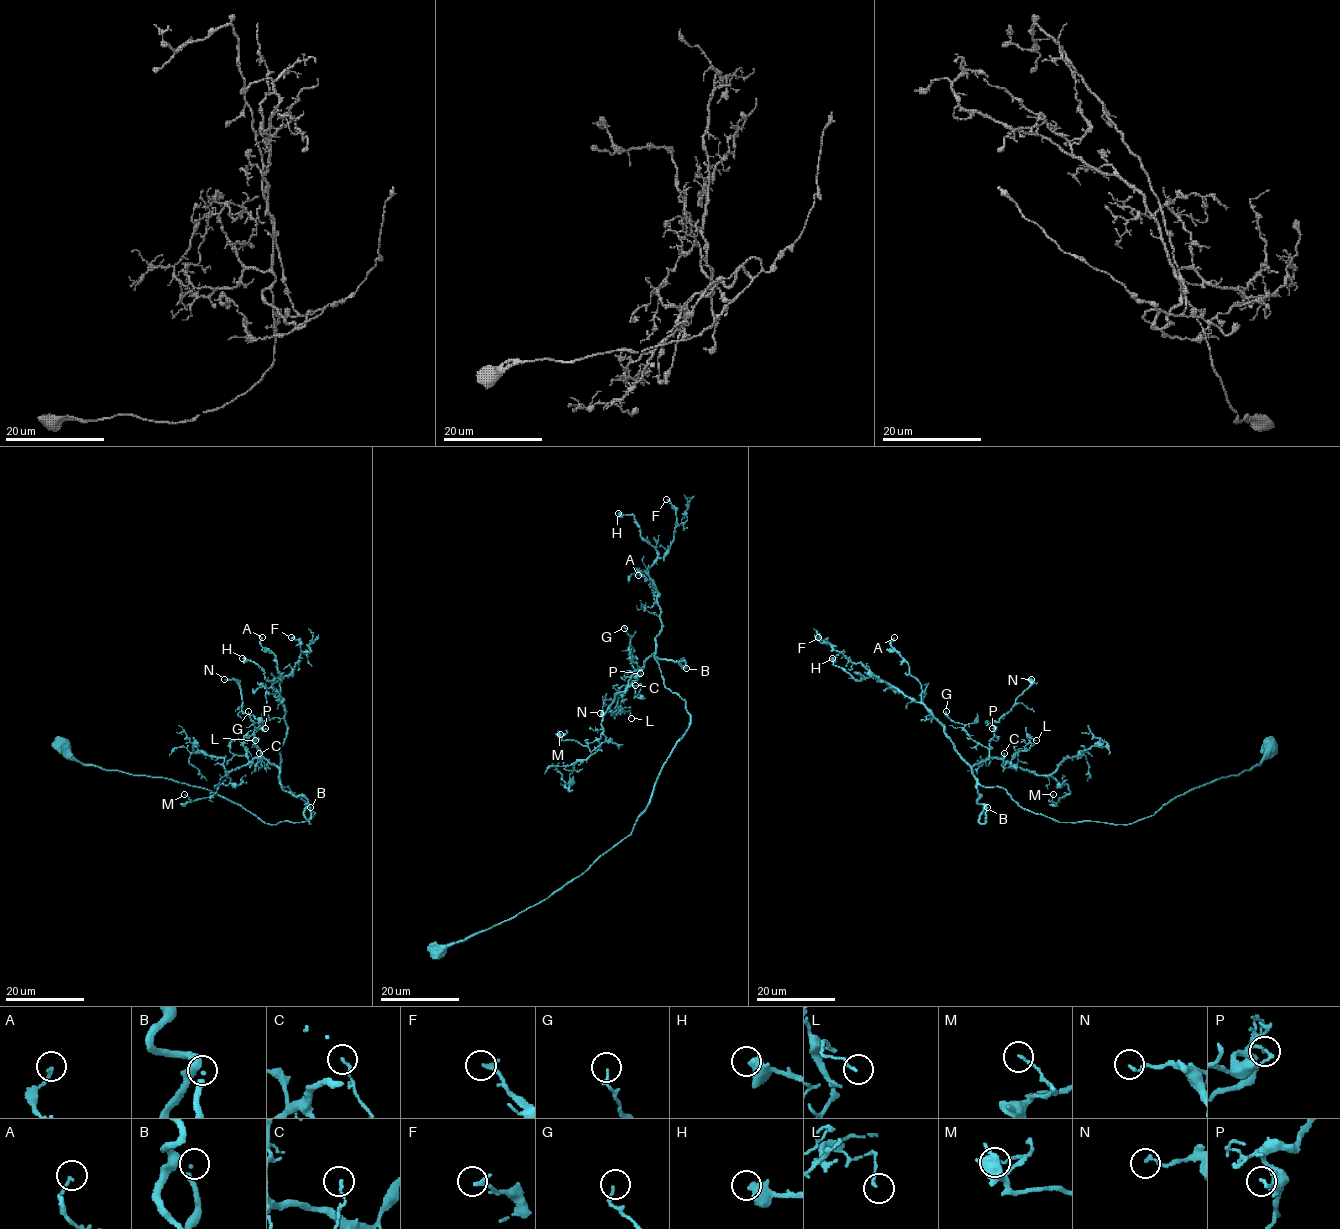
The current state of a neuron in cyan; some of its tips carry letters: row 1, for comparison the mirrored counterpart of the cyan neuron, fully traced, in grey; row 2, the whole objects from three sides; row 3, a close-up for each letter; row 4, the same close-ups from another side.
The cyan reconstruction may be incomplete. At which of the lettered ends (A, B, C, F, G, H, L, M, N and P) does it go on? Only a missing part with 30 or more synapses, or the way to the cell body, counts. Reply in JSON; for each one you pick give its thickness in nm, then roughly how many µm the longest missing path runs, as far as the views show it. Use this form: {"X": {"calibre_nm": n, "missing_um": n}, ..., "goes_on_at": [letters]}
{"B": {"calibre_nm": 160, "missing_um": 100}, "goes_on_at": ["B"]}

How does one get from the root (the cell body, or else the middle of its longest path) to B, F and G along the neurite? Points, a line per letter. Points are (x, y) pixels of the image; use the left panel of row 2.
B: (60, 747), (104, 770), (208, 788), (268, 824), (314, 814), (281, 785), (307, 800), (309, 823), (310, 807)
F: (60, 747), (208, 788), (268, 824), (303, 822), (314, 813), (280, 779), (273, 687), (298, 663), (291, 637)
G: (60, 747), (104, 770), (208, 788), (268, 824), (305, 821), (314, 813), (261, 754), (248, 711)

